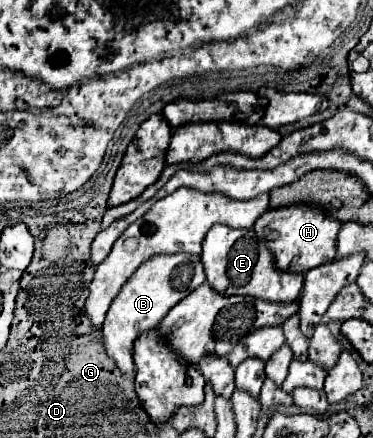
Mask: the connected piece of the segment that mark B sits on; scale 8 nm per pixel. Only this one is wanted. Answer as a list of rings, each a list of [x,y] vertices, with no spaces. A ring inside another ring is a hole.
[[[171,254],[171,256],[155,256],[141,266],[135,276],[123,286],[117,294],[115,302],[107,312],[107,318],[101,326],[101,340],[107,356],[119,366],[123,374],[131,374],[135,370],[133,364],[133,342],[159,326],[159,322],[167,316],[167,312],[191,294],[195,288],[205,284],[205,272],[201,266],[201,258],[195,254]]]

